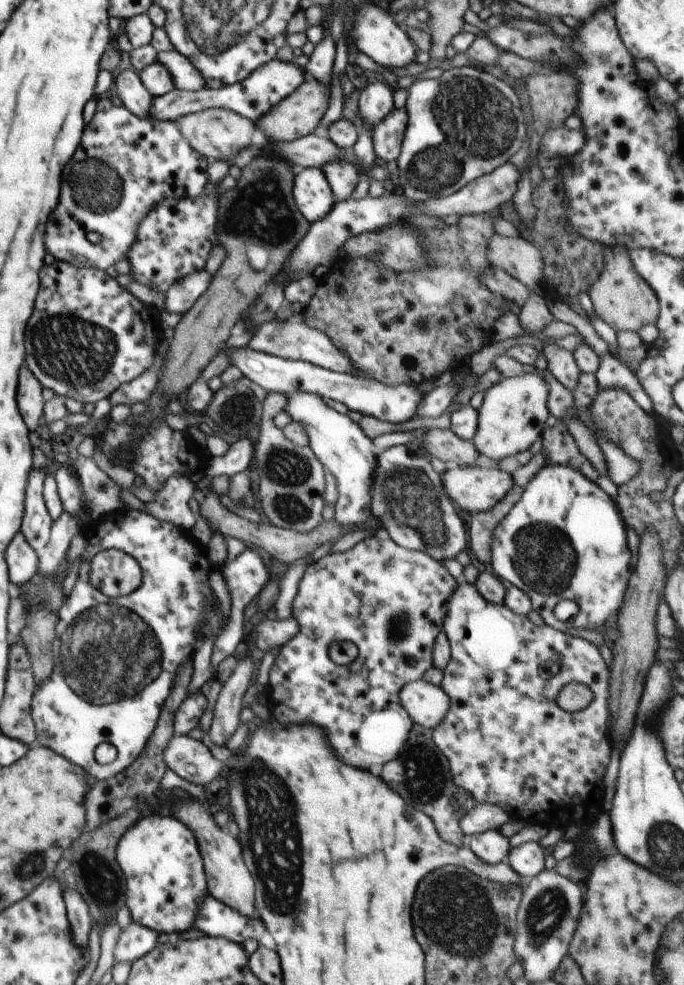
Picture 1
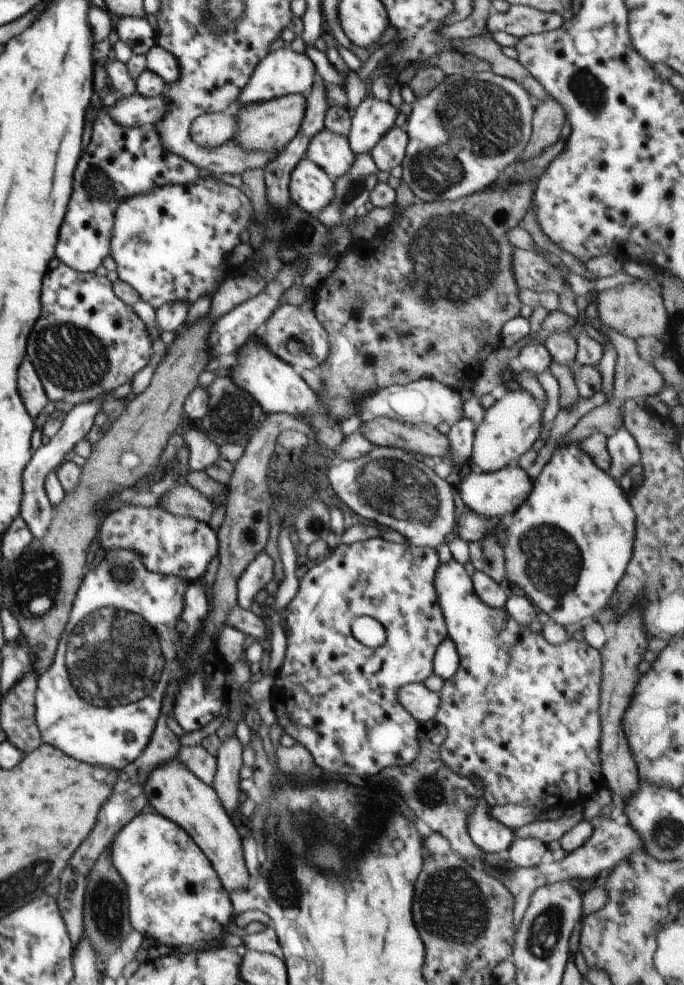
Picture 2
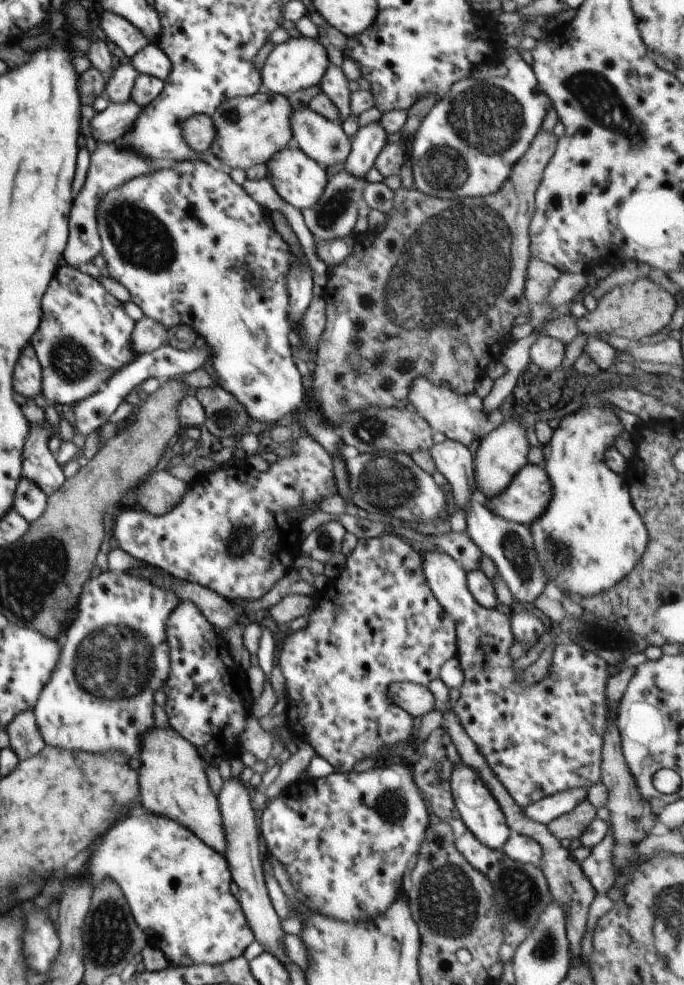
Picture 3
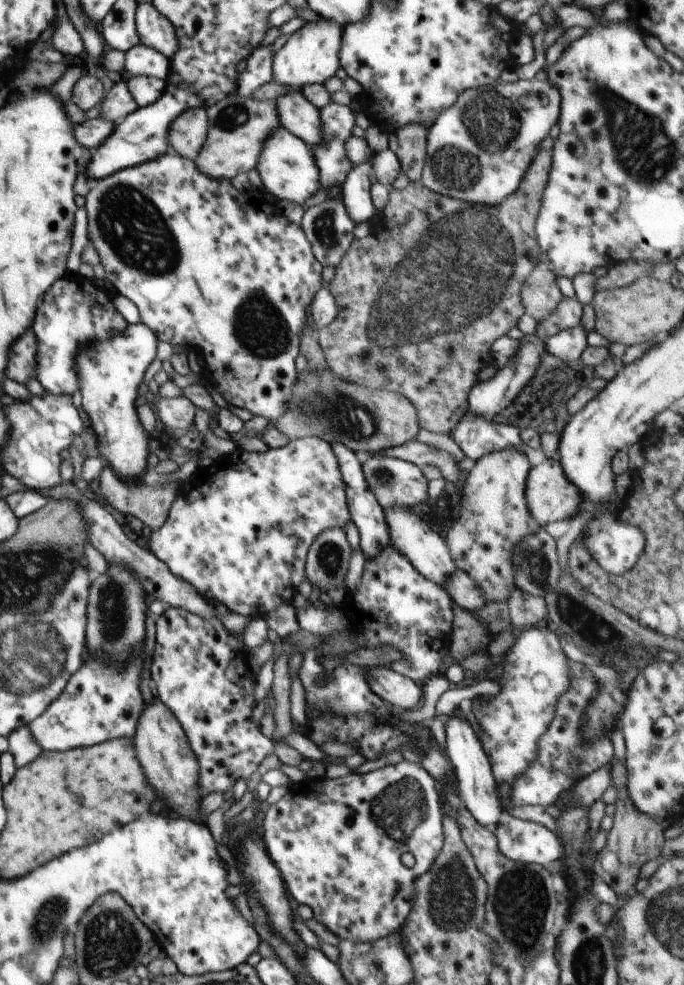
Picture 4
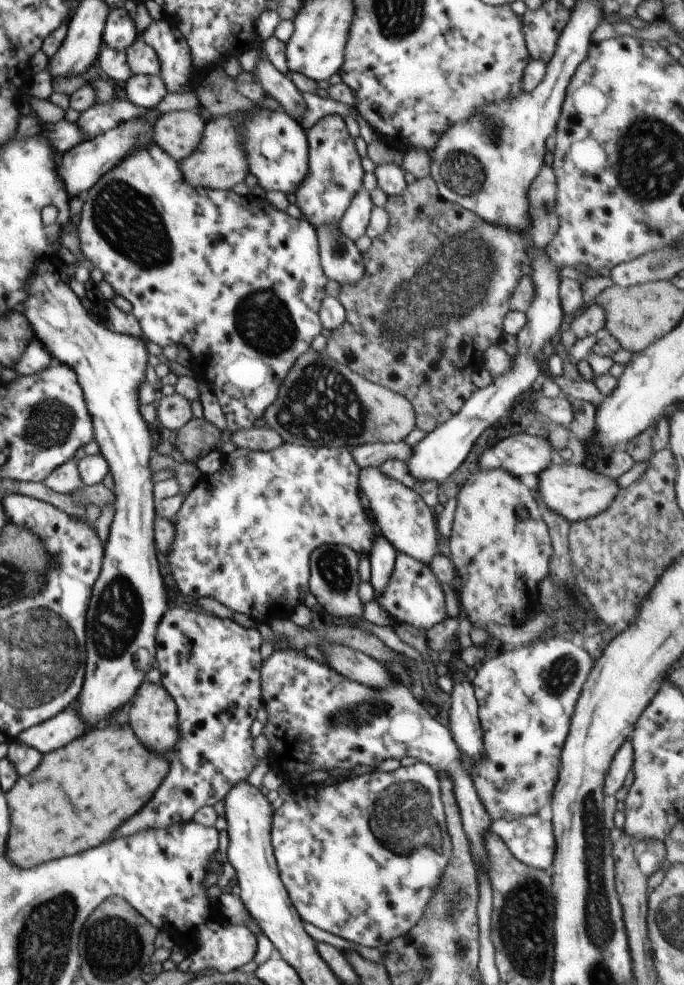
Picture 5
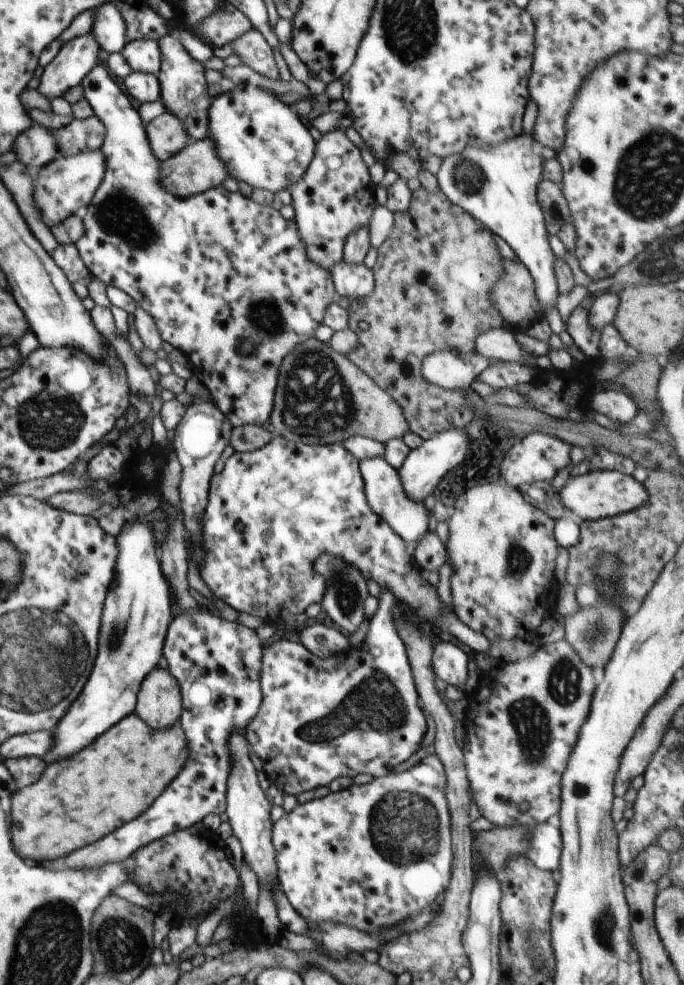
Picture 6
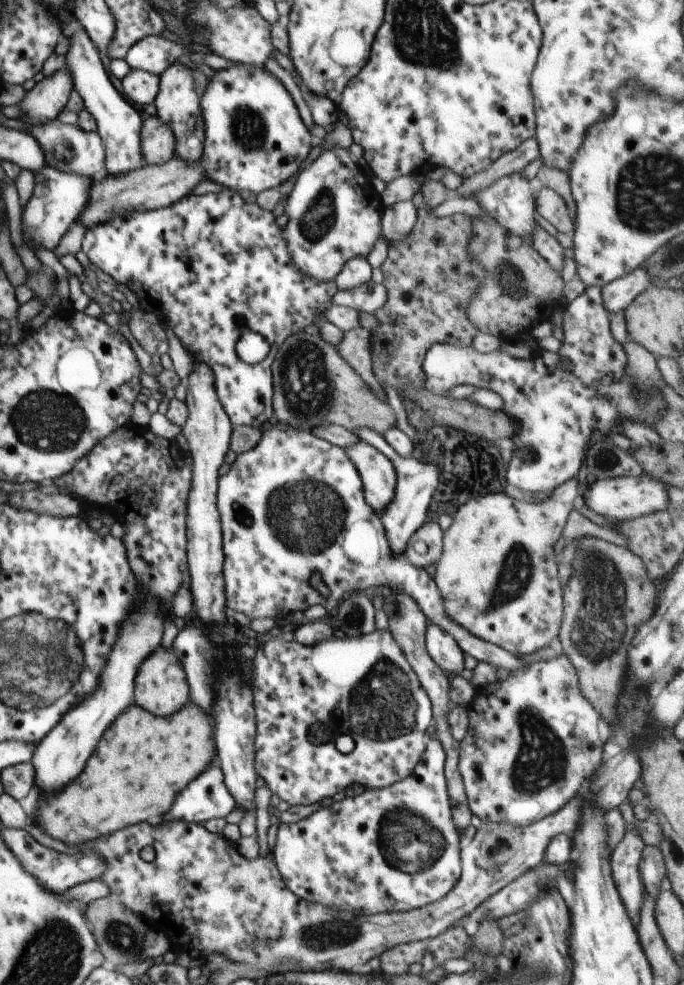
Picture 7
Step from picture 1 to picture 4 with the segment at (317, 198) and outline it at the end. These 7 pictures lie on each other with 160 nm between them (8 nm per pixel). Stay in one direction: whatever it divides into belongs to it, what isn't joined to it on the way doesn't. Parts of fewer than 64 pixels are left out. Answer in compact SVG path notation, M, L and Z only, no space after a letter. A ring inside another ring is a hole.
M281 124L265 138L255 169L259 172L264 190L281 200L304 206L305 200L319 188L319 168L314 162L311 148Z

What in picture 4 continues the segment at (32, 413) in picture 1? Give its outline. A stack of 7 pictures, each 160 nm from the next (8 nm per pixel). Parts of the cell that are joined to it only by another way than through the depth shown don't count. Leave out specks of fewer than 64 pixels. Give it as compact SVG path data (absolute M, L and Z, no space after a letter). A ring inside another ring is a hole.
M28 328L8 350L6 376L16 382L26 382L28 378L32 378L36 368L34 352L36 352L36 338L34 332Z

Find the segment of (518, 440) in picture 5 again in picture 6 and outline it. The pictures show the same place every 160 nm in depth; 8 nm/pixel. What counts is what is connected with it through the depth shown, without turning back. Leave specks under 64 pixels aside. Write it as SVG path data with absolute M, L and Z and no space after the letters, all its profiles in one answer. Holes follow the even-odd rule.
M544 432L528 433L522 436L521 442L516 442L502 462L501 477L515 489L526 489L532 482L550 483L550 480L566 468L570 463L572 445L564 439Z

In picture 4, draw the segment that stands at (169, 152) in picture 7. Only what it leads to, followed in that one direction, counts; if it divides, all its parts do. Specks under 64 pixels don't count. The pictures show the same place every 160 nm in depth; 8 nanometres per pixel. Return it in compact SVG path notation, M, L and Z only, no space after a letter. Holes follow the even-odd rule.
M196 107L185 110L170 123L167 136L170 150L182 158L196 160L208 131L207 109Z

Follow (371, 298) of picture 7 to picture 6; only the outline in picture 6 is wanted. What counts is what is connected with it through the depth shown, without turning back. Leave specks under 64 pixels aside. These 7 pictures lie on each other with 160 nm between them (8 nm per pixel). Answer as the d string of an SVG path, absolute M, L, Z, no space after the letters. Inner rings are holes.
M342 260L330 270L336 292L350 301L369 297L375 289L375 276L364 263L351 265Z

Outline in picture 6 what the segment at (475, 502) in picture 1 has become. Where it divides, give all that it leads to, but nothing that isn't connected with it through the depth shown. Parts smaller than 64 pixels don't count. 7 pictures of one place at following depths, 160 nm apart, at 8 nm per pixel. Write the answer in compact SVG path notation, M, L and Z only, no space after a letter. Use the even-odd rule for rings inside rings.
M590 471L582 476L570 476L559 497L568 511L578 514L584 520L593 521L639 509L648 502L649 494L646 487L632 475L620 471Z

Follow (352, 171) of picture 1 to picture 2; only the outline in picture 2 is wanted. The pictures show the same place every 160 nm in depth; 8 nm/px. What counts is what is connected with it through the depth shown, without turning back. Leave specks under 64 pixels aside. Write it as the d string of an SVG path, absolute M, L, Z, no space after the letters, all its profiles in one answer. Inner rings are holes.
M326 128L310 139L306 154L306 158L325 170L334 180L347 173L355 161L348 137Z

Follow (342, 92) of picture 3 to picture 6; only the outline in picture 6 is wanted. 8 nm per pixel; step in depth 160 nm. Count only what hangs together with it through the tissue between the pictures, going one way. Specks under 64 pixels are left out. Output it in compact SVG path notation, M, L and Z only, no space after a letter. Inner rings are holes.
M344 130L322 135L308 168L296 184L289 186L295 210L293 218L305 253L314 265L324 270L343 260L343 246L352 231L369 226L377 205L375 187L368 174L362 151L346 136Z

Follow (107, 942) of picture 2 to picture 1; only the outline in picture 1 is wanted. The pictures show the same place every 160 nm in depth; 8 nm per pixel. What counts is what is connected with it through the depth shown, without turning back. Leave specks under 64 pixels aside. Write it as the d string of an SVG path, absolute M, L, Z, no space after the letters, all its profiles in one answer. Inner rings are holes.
M133 808L125 815L120 815L100 826L96 831L87 829L85 834L80 835L70 846L74 851L75 861L68 865L75 875L76 891L79 891L86 901L90 916L99 931L103 930L108 923L114 924L116 912L126 905L127 880L117 863L115 850L120 837L140 817L140 810Z

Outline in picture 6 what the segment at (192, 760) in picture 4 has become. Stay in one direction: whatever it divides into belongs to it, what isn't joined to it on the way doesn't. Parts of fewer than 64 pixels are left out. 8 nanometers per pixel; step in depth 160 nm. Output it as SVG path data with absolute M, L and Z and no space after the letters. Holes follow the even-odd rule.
M153 668L140 685L136 714L152 728L168 728L178 722L182 709L176 677L168 669Z

